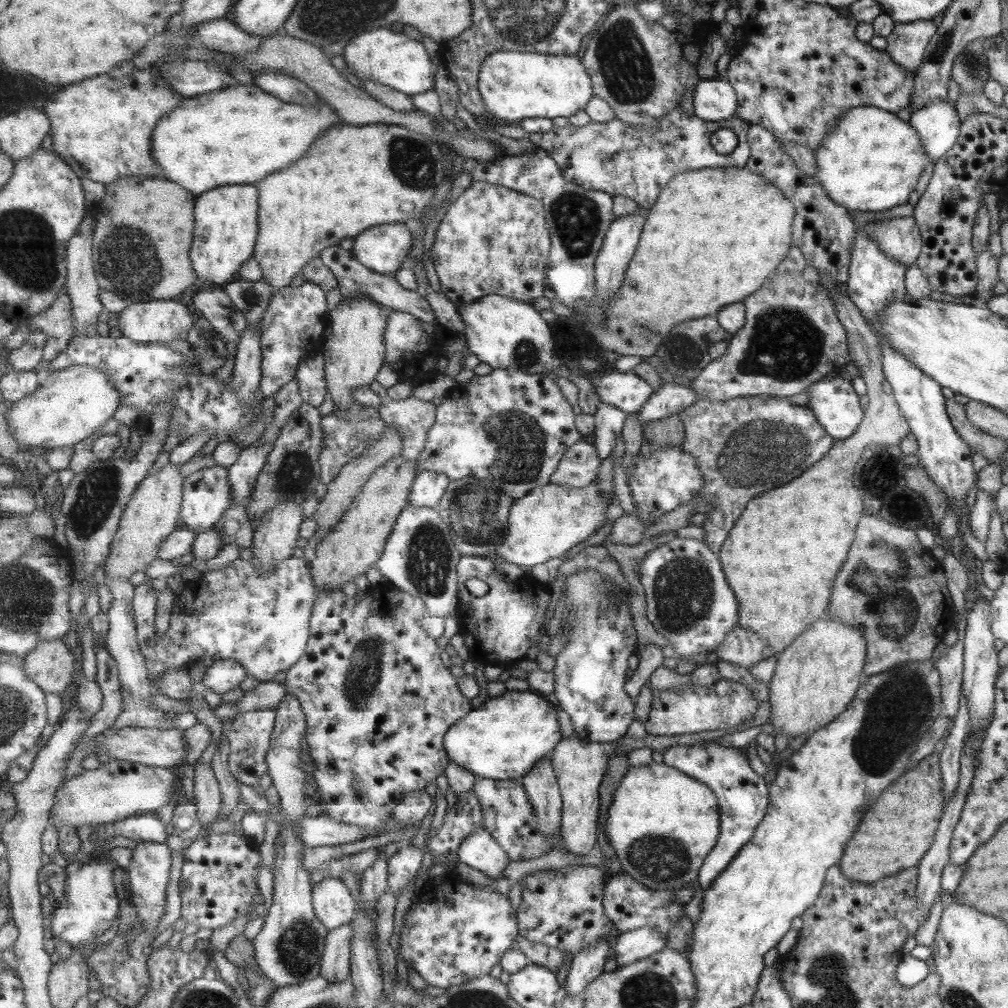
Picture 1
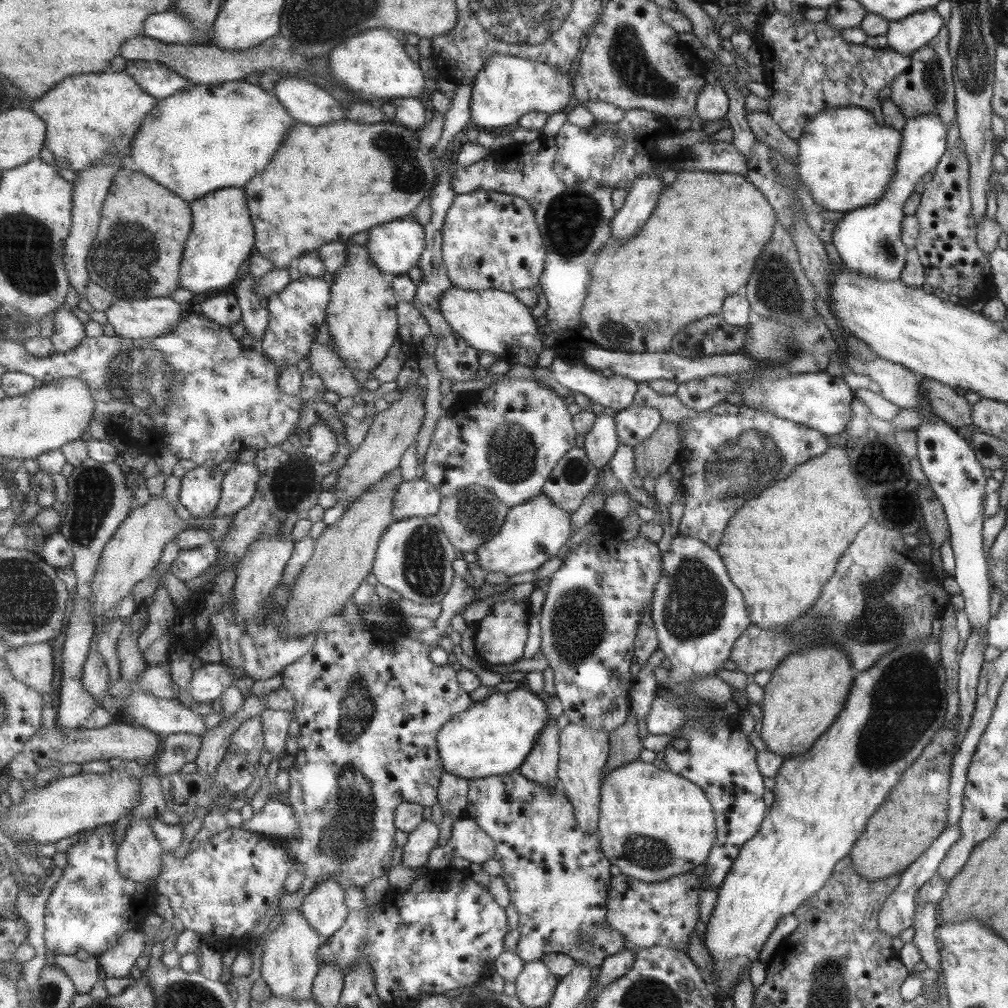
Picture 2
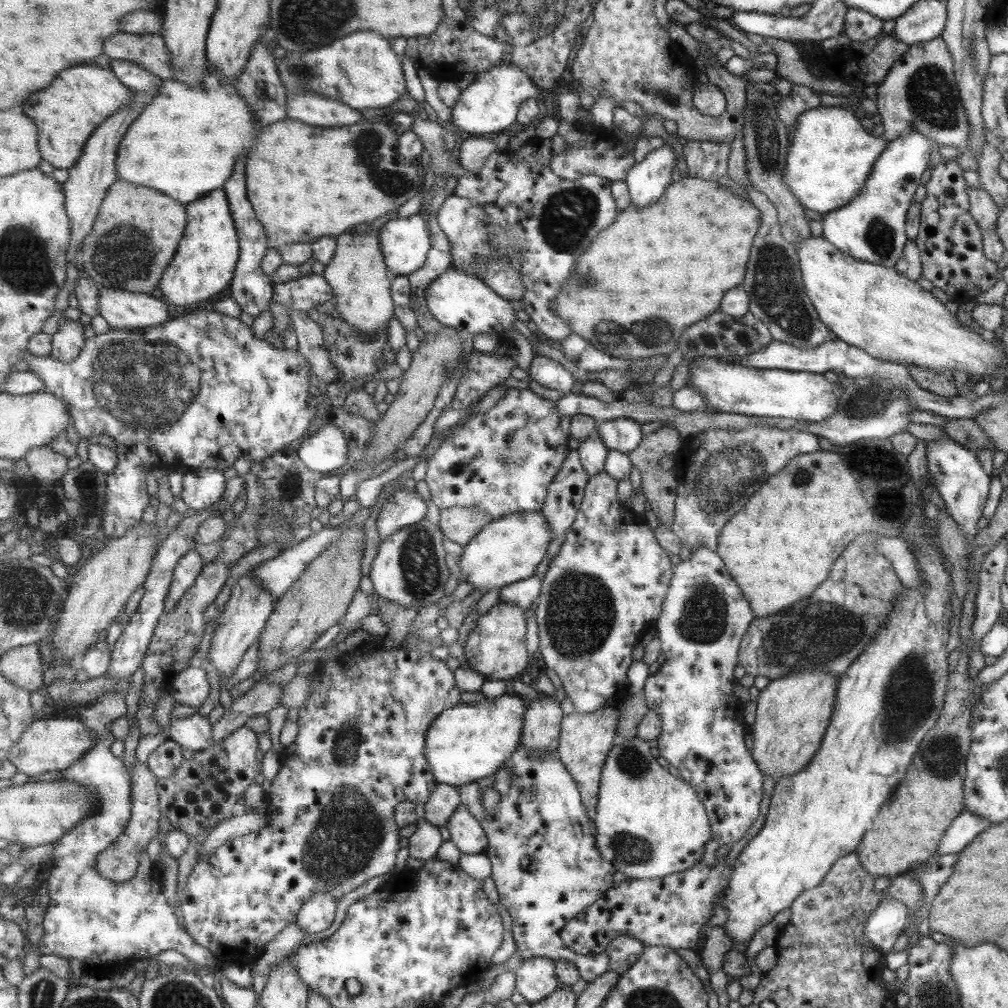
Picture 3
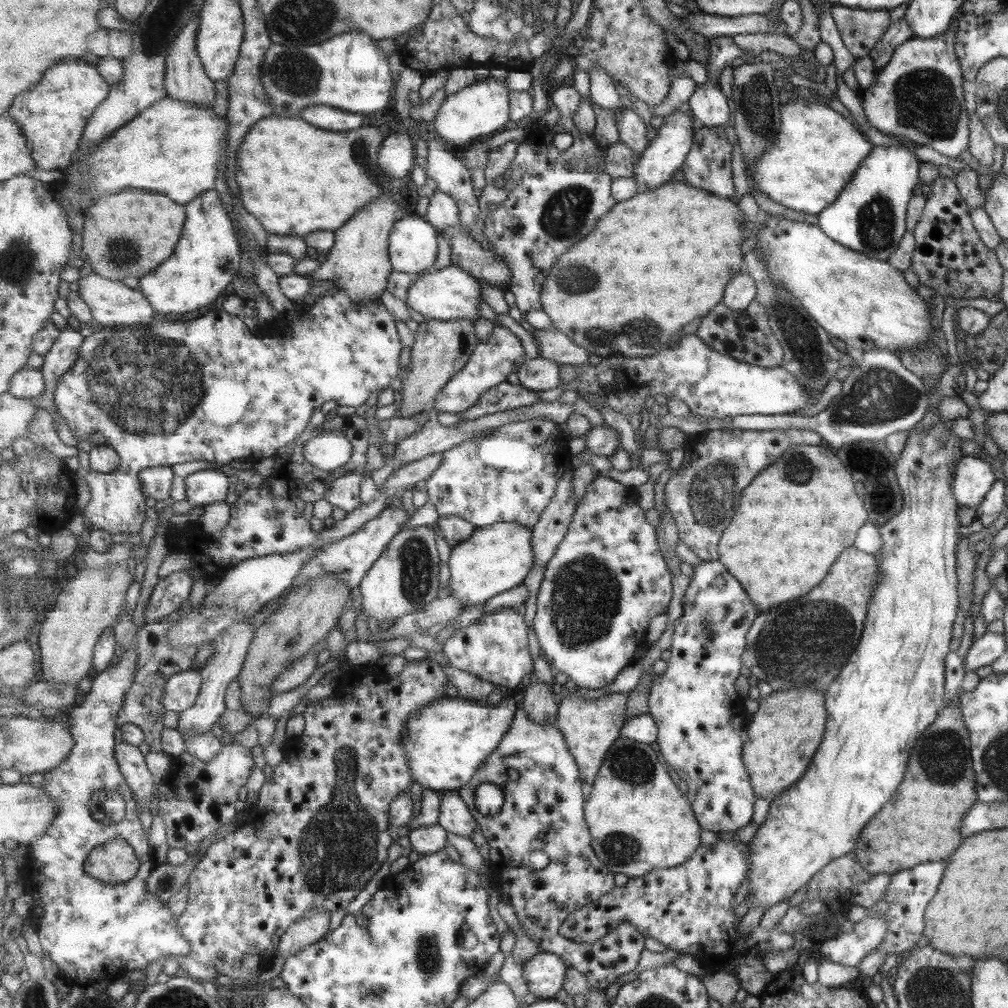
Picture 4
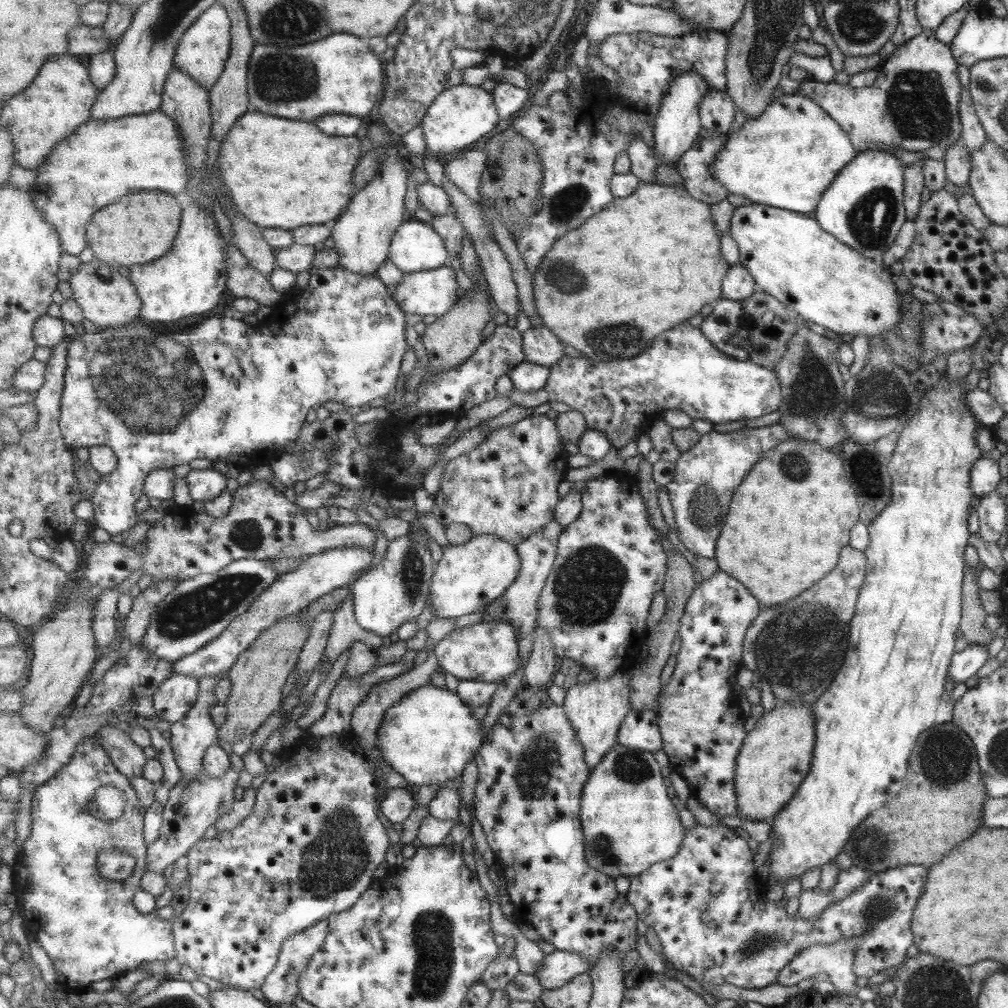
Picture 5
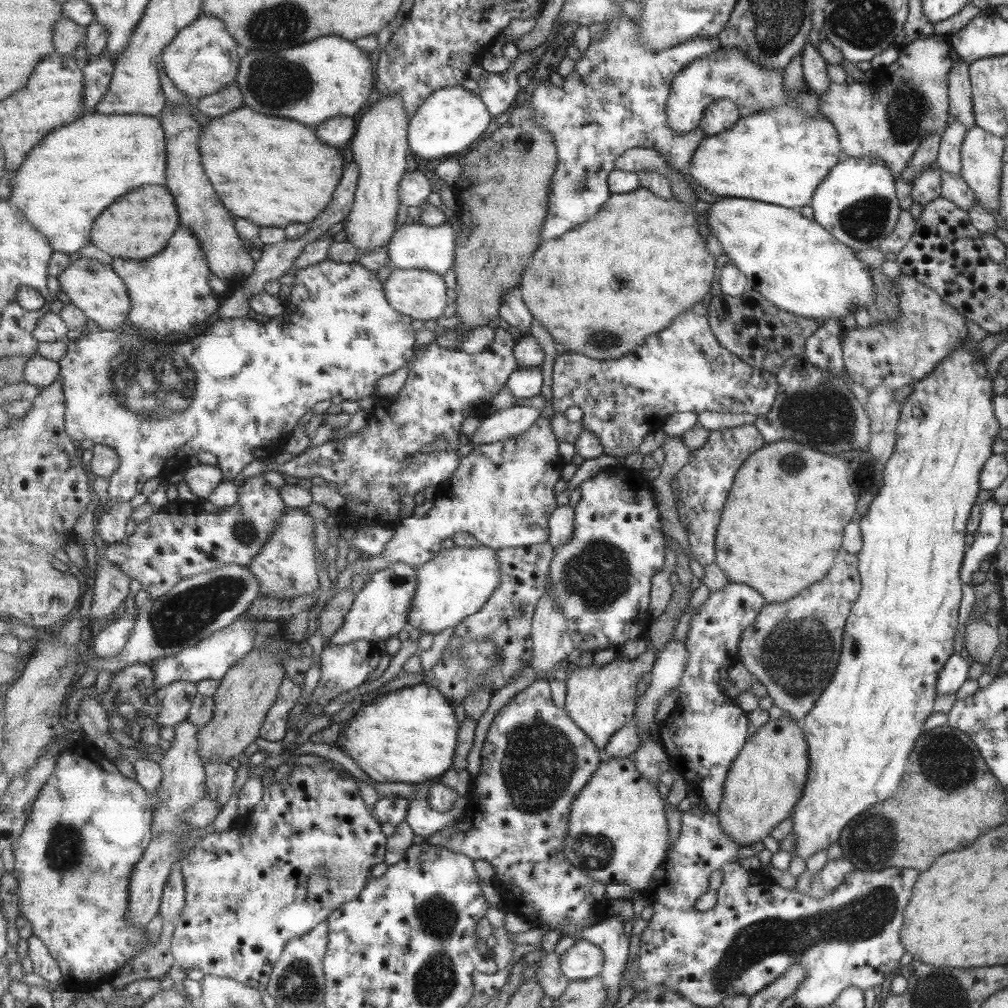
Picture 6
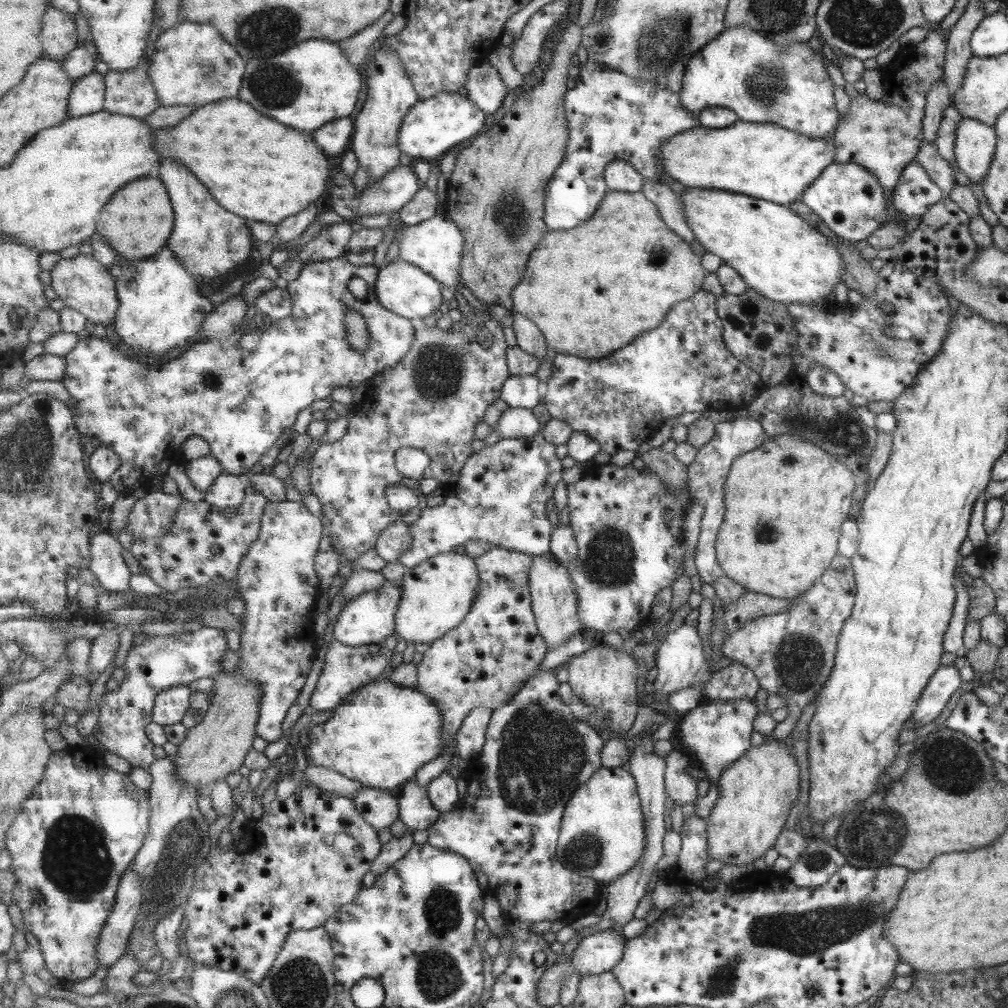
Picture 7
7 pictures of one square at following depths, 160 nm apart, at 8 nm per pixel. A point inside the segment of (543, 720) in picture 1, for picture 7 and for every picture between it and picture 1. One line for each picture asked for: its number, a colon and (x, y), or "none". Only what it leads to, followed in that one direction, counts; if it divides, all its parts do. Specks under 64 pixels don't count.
2: (494, 736)
3: (468, 742)
4: (446, 741)
5: (428, 736)
6: (410, 735)
7: (383, 733)

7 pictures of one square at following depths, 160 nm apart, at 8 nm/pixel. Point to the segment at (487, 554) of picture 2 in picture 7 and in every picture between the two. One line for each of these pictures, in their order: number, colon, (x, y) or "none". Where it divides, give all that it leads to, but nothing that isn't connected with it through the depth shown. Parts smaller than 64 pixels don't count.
3: (508, 550)
4: (497, 558)
5: (468, 577)
6: (457, 583)
7: (438, 594)

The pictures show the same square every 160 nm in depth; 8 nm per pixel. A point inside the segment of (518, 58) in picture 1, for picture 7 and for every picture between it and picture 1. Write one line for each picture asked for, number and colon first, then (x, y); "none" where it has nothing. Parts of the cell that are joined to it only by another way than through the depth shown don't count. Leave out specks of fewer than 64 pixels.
2: (509, 87)
3: (491, 104)
4: (483, 107)
5: (462, 114)
6: (451, 119)
7: (435, 126)

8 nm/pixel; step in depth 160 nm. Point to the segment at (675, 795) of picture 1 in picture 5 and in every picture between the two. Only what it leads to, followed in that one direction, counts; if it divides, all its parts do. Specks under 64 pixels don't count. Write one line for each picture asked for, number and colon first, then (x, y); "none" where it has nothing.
2: (655, 824)
3: (651, 824)
4: (640, 822)
5: (630, 823)

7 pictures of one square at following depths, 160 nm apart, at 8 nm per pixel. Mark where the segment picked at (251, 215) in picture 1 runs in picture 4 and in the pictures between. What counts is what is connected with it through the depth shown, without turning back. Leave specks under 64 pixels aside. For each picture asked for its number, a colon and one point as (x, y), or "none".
2: (223, 238)
3: (207, 258)
4: (208, 258)

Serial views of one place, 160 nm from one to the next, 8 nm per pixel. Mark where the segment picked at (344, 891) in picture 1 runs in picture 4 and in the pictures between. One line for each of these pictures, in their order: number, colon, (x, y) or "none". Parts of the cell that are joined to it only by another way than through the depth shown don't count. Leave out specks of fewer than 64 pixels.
2: (325, 907)
3: (318, 914)
4: (314, 927)

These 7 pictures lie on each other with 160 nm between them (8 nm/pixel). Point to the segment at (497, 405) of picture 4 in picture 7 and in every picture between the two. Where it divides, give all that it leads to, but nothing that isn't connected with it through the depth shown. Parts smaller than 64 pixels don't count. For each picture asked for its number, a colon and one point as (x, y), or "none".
5: (683, 369)
6: (685, 369)
7: (685, 365)

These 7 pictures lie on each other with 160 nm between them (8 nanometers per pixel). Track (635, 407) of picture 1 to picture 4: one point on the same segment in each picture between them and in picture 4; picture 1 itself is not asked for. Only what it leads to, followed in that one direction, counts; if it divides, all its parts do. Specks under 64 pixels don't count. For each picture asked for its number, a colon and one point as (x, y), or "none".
2: (617, 392)
3: (550, 374)
4: (539, 373)

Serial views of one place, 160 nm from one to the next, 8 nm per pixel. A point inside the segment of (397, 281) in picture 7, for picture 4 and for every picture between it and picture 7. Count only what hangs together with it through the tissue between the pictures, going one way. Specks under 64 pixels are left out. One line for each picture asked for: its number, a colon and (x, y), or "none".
4: (450, 293)
5: (434, 291)
6: (421, 294)

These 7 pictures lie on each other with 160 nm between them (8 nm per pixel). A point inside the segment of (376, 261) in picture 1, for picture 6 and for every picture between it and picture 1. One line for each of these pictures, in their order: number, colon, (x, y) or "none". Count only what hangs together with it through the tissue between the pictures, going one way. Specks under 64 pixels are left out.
2: (396, 247)
3: (406, 242)
4: (414, 243)
5: (417, 247)
6: (417, 246)

